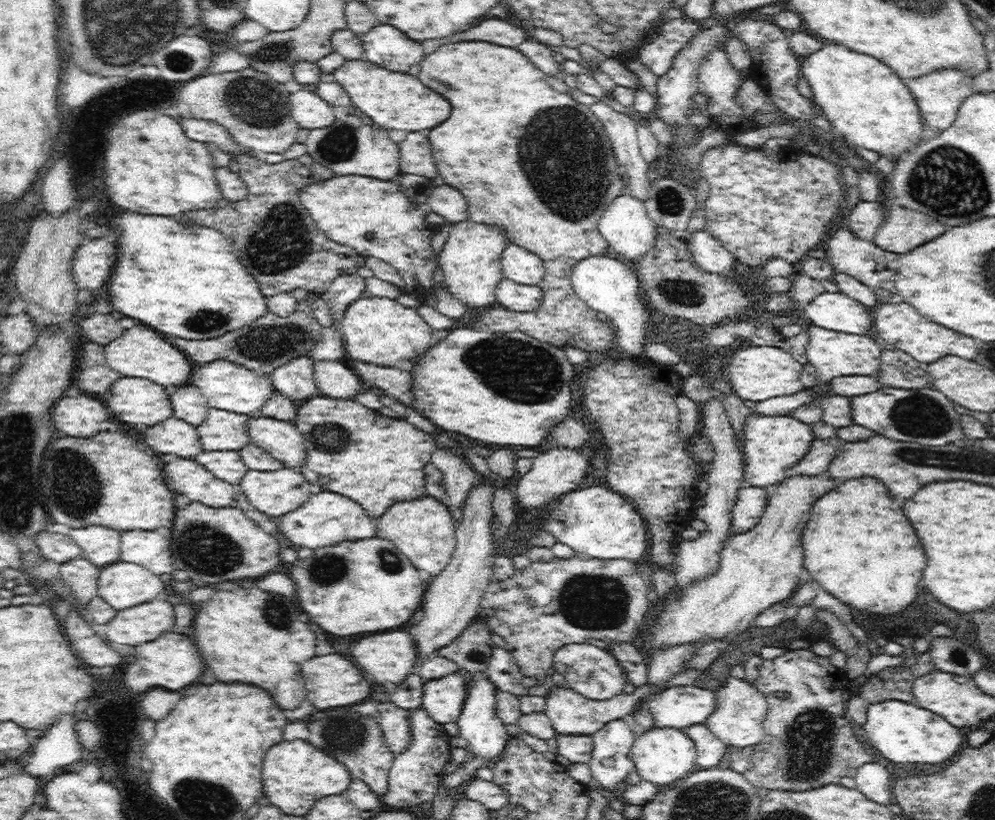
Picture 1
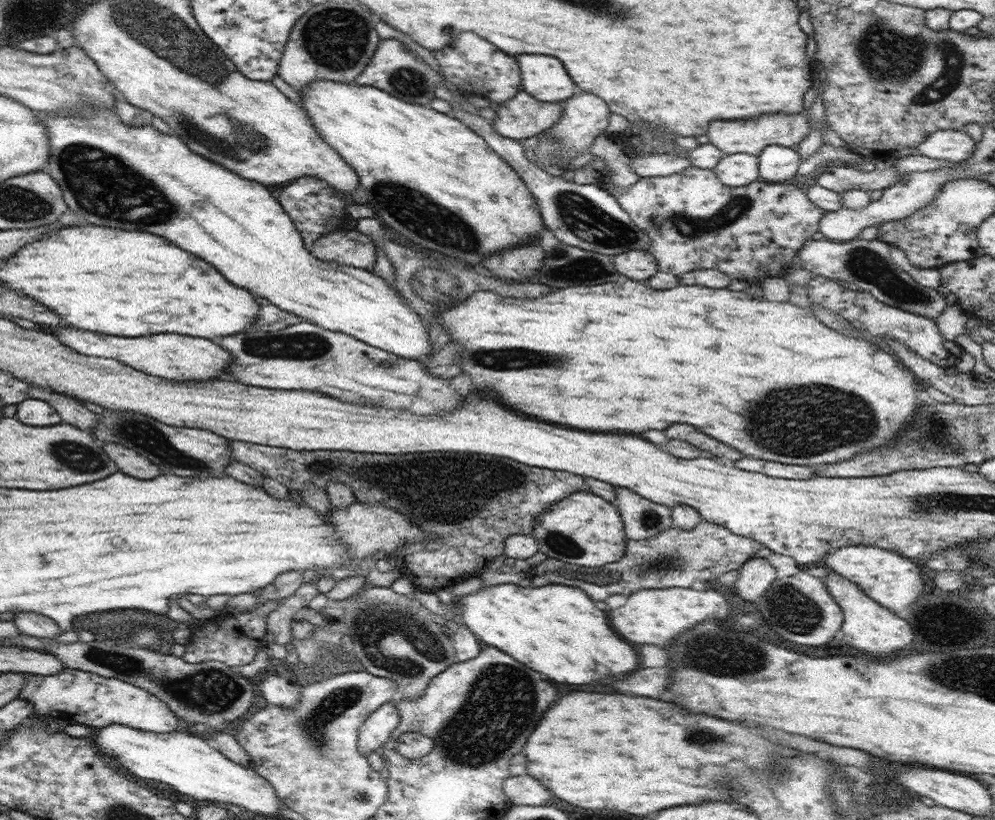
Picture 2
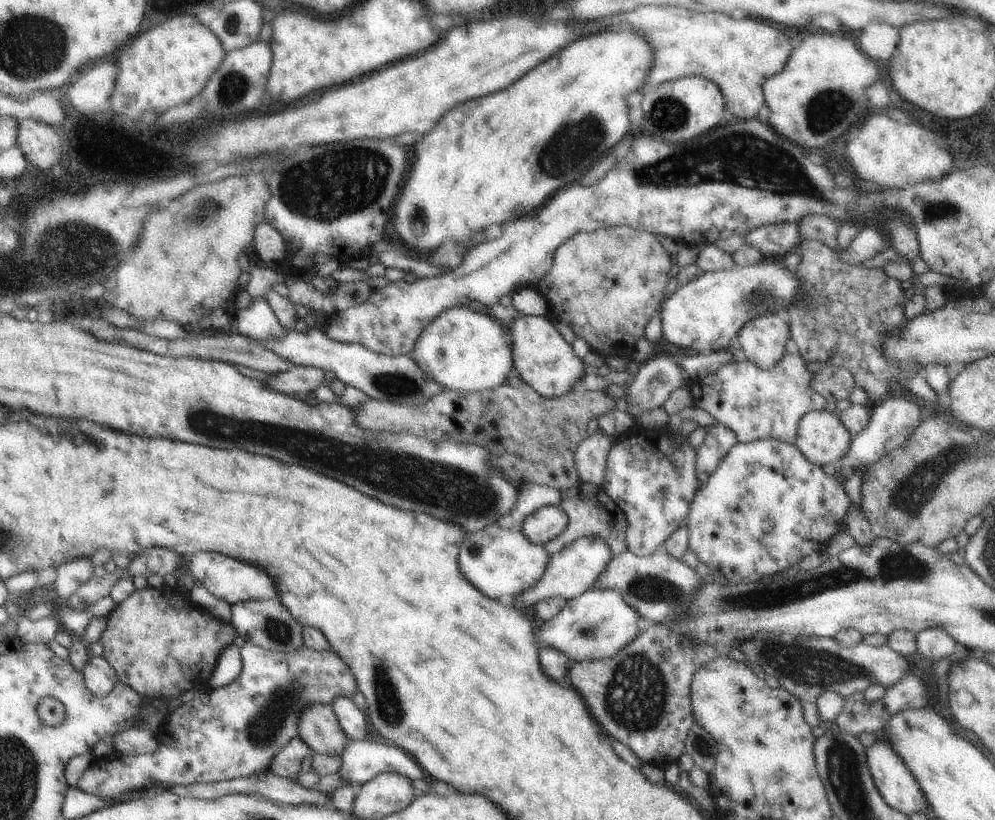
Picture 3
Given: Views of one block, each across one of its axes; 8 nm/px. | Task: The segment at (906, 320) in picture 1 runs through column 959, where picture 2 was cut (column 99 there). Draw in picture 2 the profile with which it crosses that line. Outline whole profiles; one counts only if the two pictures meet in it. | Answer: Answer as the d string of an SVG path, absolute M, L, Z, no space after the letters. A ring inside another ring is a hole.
M56 328L56 338L62 344L70 346L76 352L88 356L98 356L107 359L118 359L136 370L150 375L178 380L204 381L214 379L222 374L222 366L232 363L226 348L219 345L218 340L210 340L197 336L174 334L156 334L156 336L106 336L102 332L86 332L78 328Z

